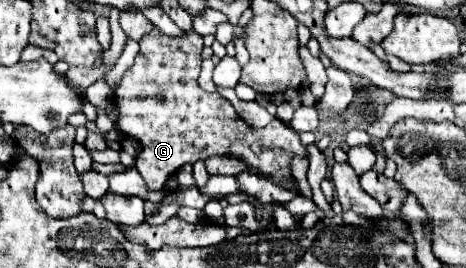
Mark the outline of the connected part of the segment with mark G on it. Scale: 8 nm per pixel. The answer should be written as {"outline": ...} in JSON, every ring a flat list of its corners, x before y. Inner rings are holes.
{"outline":[[153,28,139,44,141,50,133,66,127,68,115,90,115,104,119,110,117,128,143,144,135,166,149,188,161,190,167,178,181,166,211,154,233,154,247,160,257,172,273,174,279,180,291,176,291,156,305,154,299,134,281,120,273,120,265,128,255,130,237,116,231,102,221,94,201,90,197,78,201,70,203,38,197,32,189,30,183,38,169,38,159,28]]}

